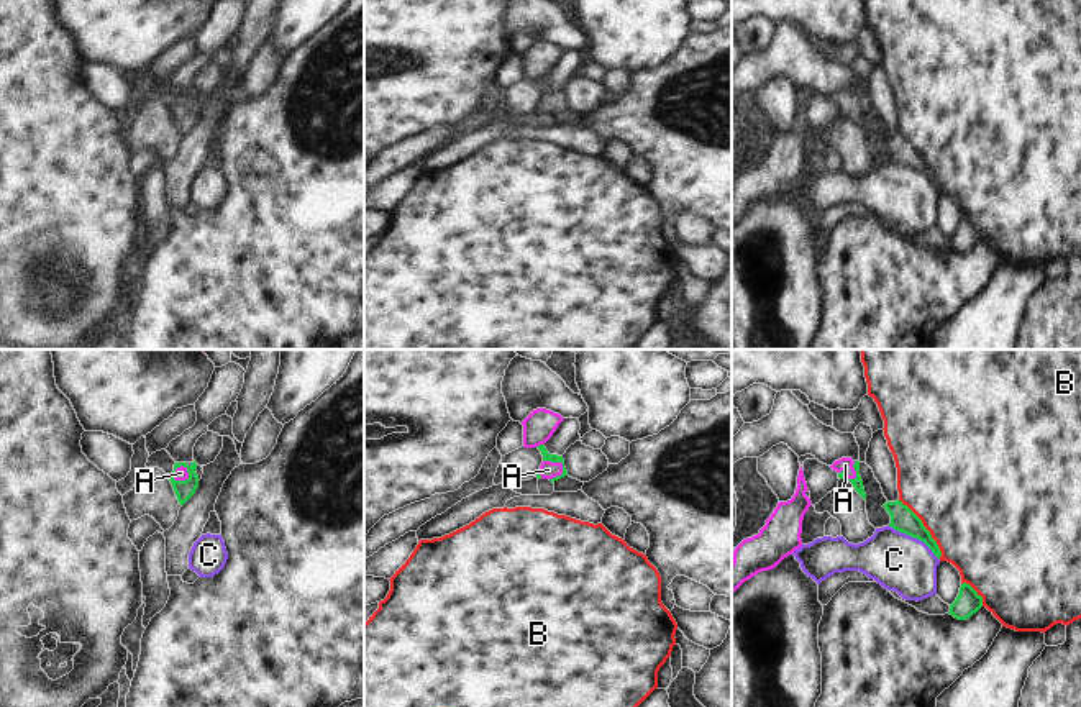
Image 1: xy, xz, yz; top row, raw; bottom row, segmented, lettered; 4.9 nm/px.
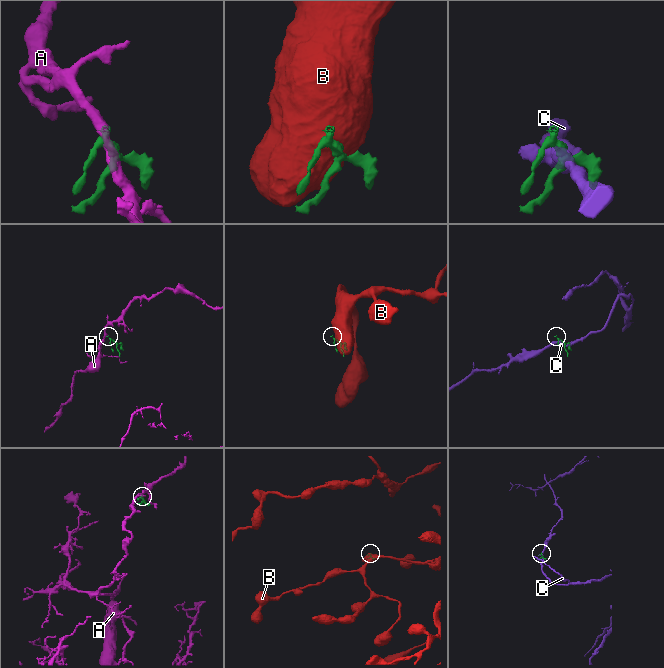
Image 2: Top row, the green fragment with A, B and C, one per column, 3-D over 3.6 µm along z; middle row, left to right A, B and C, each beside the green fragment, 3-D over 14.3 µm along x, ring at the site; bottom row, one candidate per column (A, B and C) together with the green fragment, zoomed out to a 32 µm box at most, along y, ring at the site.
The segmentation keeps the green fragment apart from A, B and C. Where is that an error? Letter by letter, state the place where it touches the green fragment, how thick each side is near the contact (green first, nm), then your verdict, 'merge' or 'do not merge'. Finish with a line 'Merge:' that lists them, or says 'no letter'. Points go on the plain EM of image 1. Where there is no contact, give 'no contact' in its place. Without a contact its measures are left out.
A: meets green in xy at (179, 99); 100 nm thick on the green side, 70 nm on the other; merge
B: meets green in yz at (925, 161); 120 nm thick on the green side, 500 nm on the other; do not merge
C: meets green in yz at (914, 169); 120 nm thick on the green side, 280 nm on the other; do not merge
Merge: A

